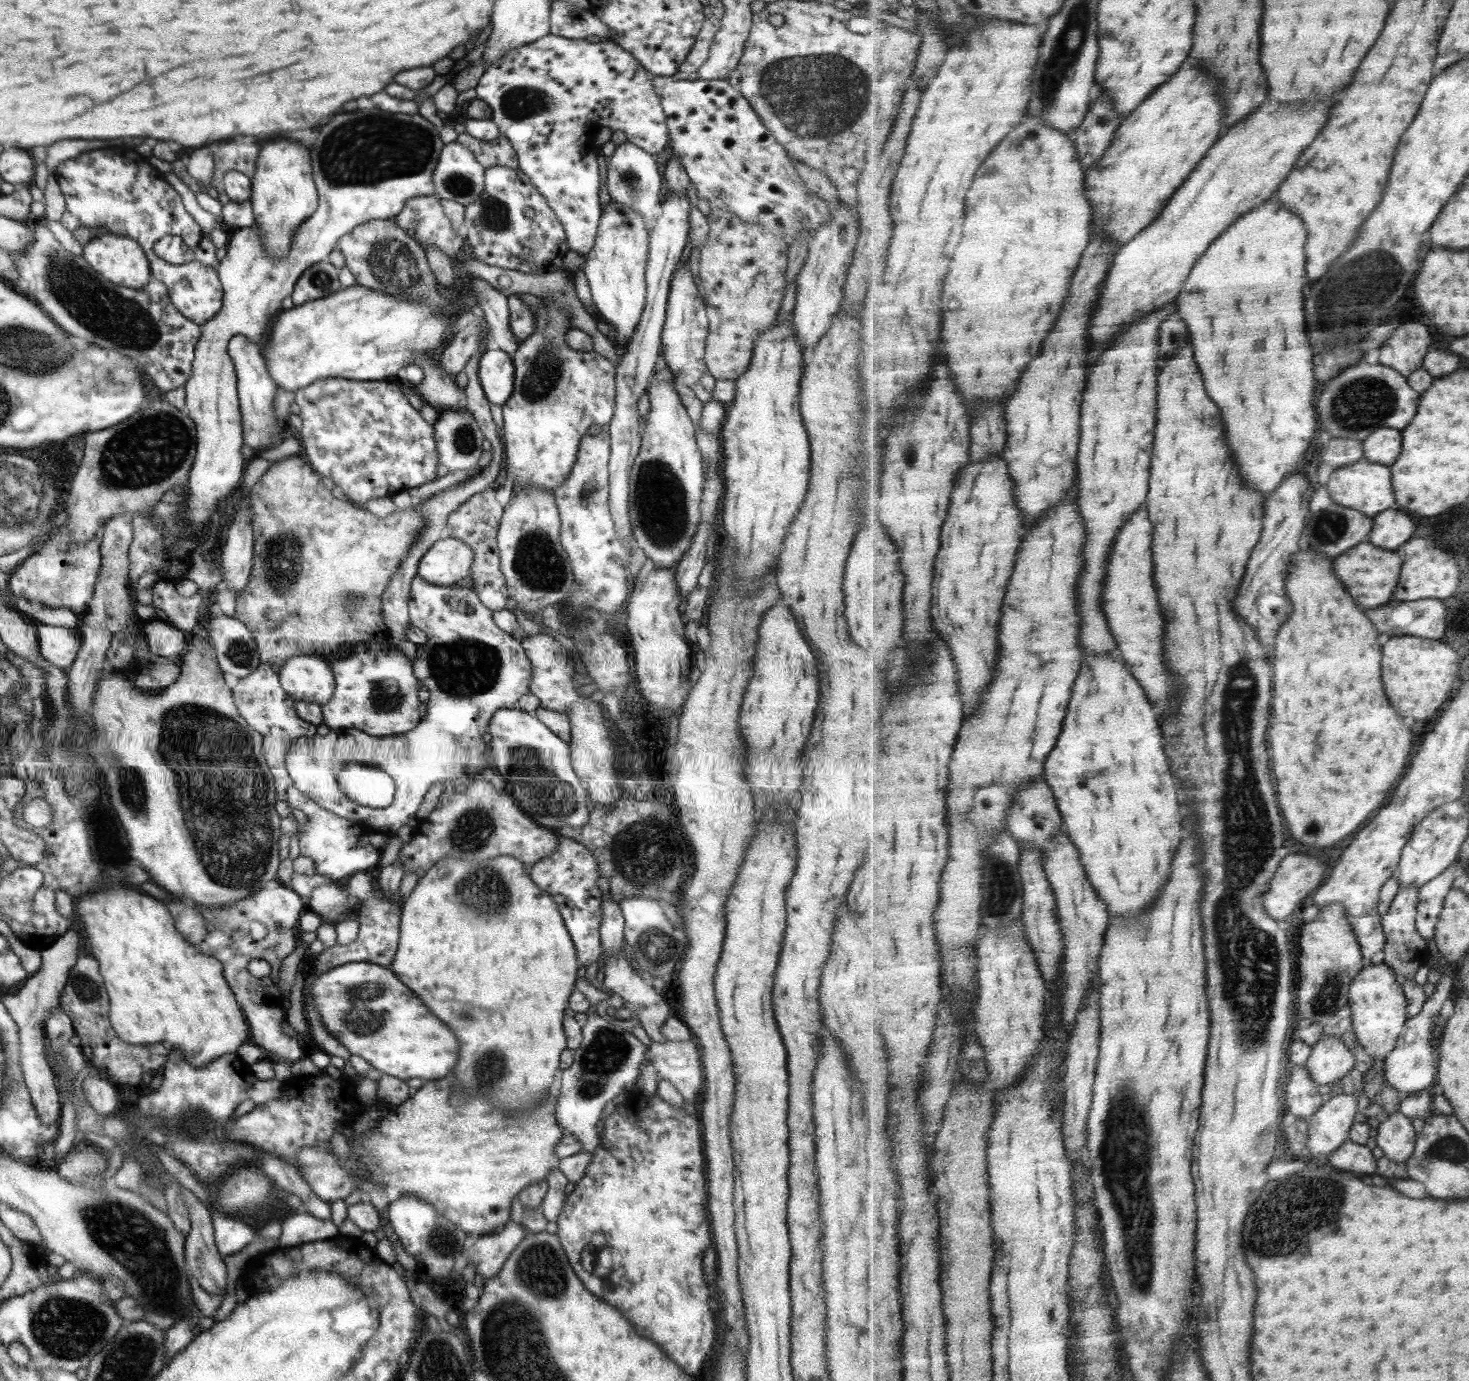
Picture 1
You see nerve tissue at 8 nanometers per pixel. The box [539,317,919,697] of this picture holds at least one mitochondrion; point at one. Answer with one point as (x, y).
(658, 497)

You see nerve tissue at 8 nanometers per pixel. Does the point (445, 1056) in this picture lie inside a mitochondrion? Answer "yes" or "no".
no

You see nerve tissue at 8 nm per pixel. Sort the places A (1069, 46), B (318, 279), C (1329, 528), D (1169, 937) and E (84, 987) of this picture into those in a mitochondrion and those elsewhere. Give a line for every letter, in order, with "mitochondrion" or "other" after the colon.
A: mitochondrion
B: mitochondrion
C: mitochondrion
D: other
E: mitochondrion

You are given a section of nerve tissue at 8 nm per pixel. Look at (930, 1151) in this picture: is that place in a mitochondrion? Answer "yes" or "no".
no

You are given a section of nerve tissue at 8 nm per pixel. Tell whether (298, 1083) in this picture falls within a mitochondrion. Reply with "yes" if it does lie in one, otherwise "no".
no

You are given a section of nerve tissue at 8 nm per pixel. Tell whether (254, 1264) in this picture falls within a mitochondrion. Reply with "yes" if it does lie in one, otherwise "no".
no

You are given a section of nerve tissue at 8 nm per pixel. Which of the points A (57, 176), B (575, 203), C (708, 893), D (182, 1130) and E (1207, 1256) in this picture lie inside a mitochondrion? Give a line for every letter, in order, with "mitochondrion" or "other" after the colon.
A: other
B: other
C: other
D: mitochondrion
E: other

